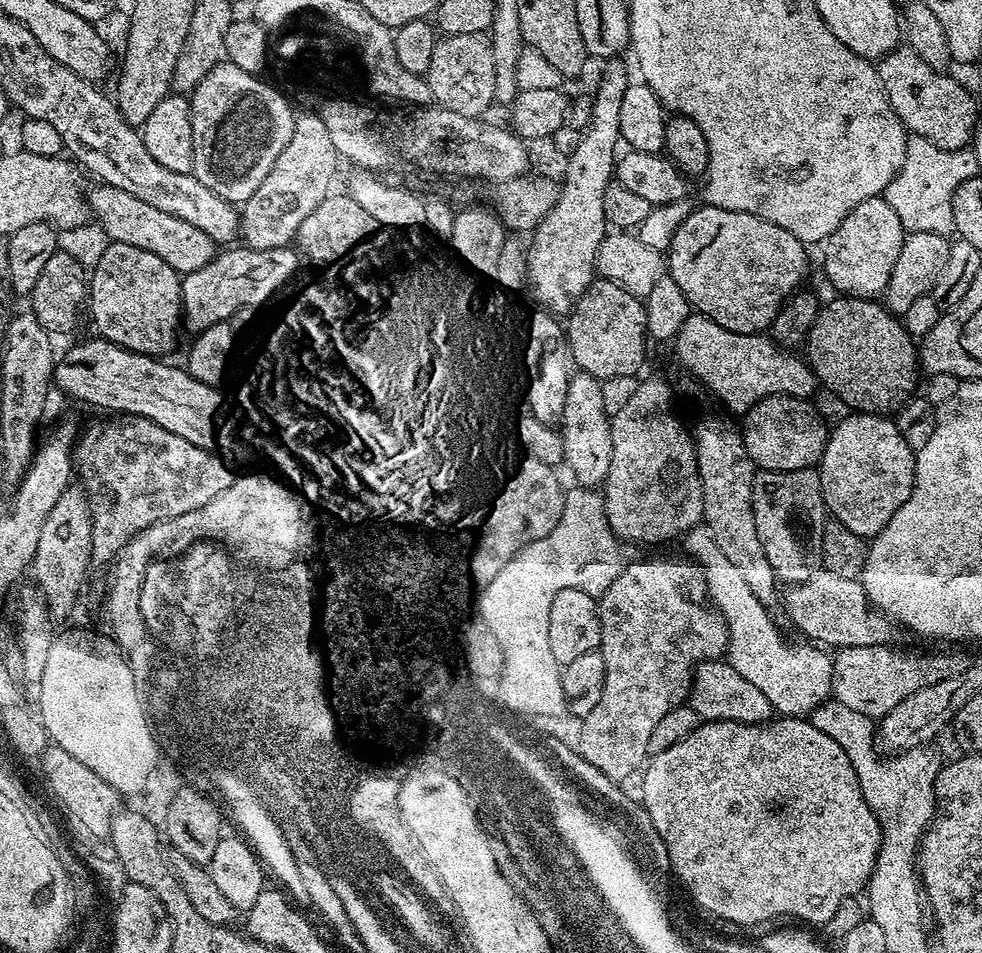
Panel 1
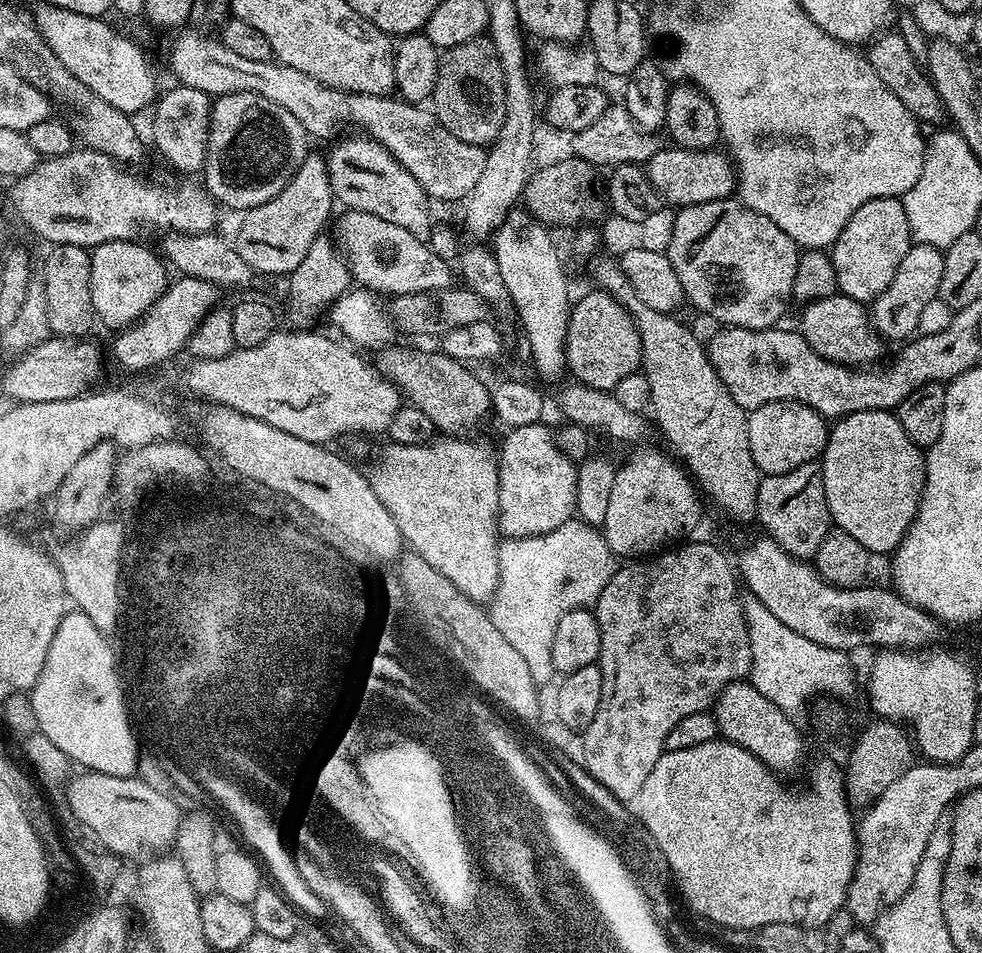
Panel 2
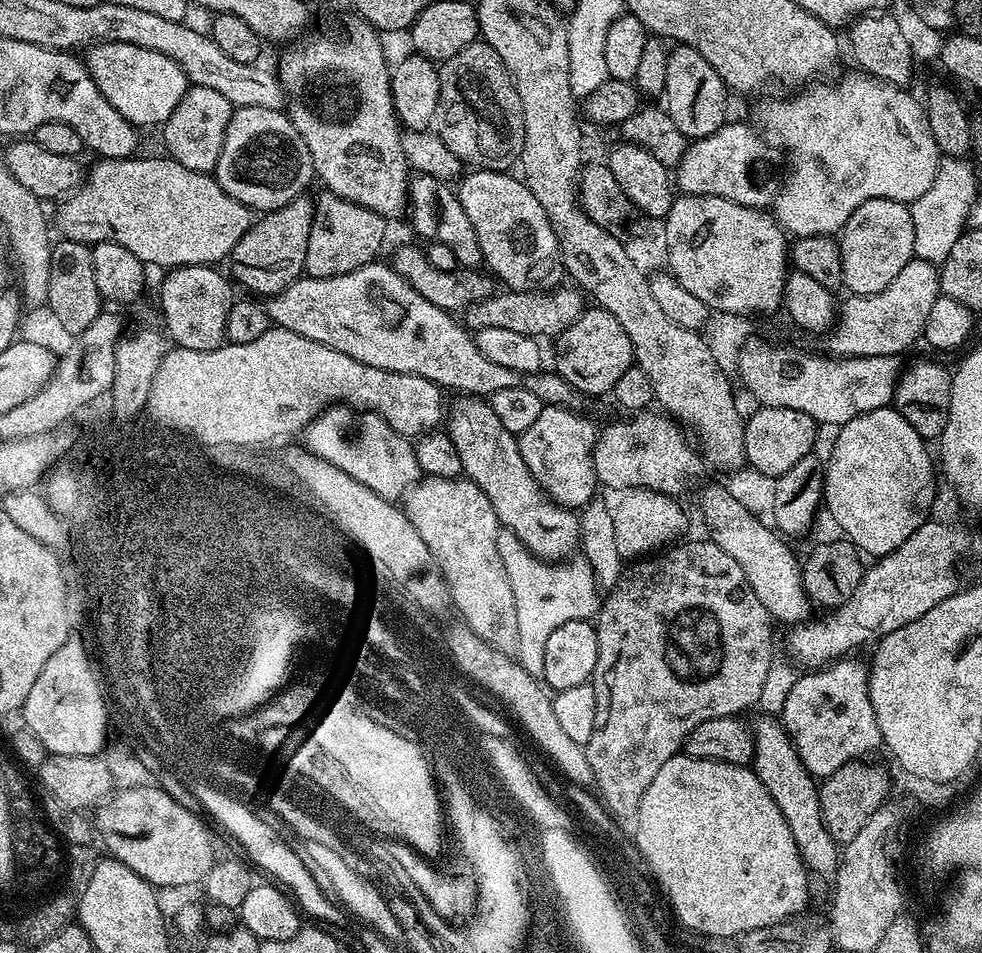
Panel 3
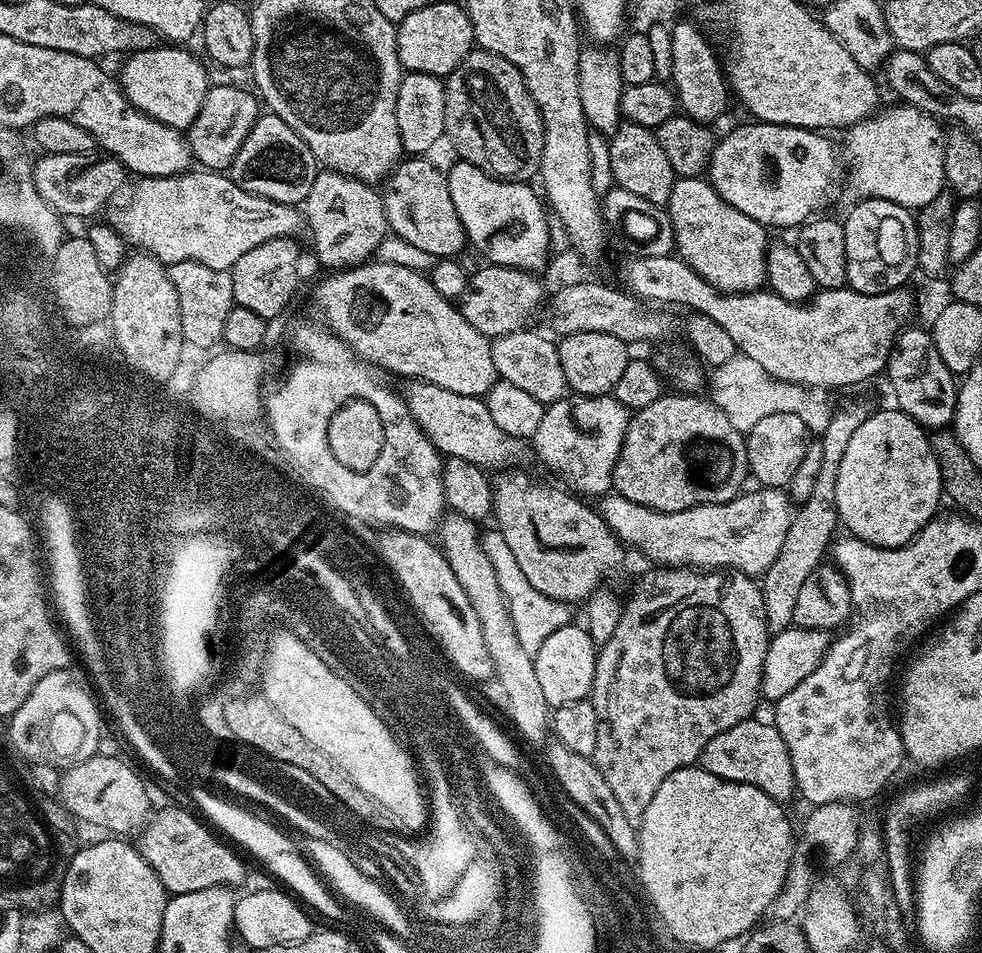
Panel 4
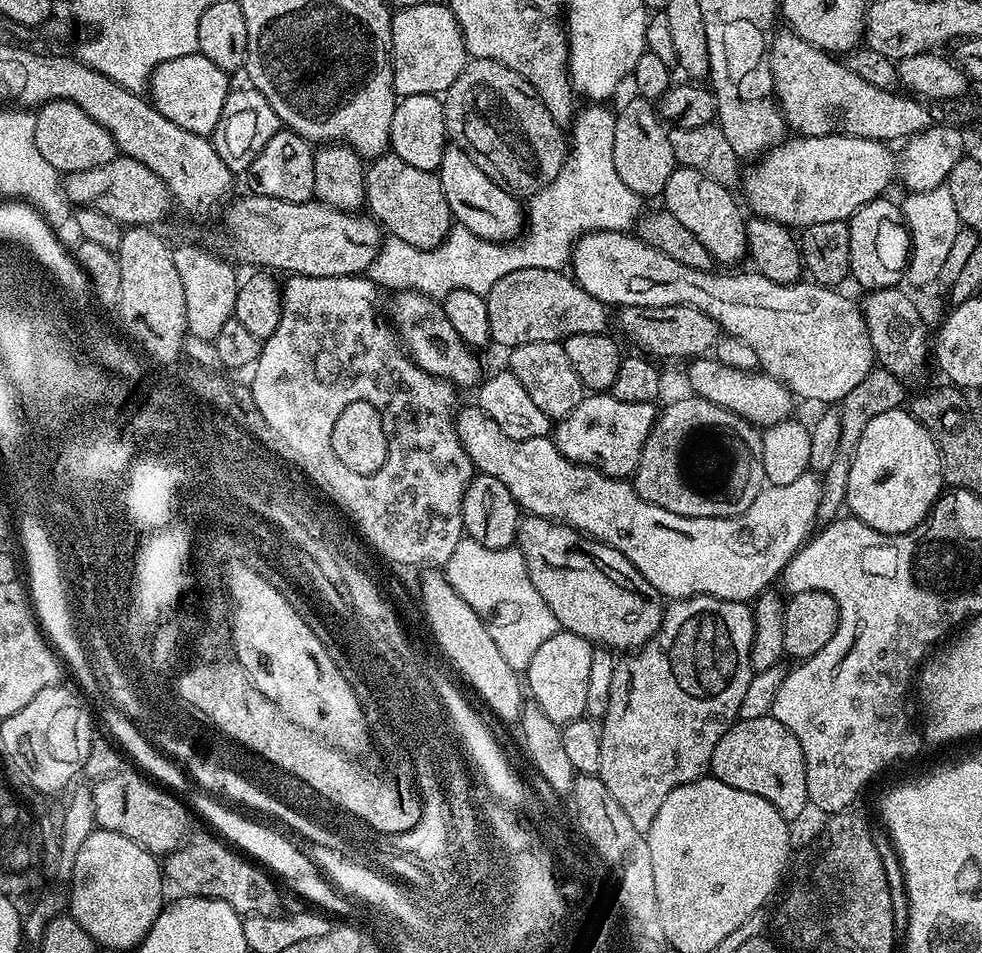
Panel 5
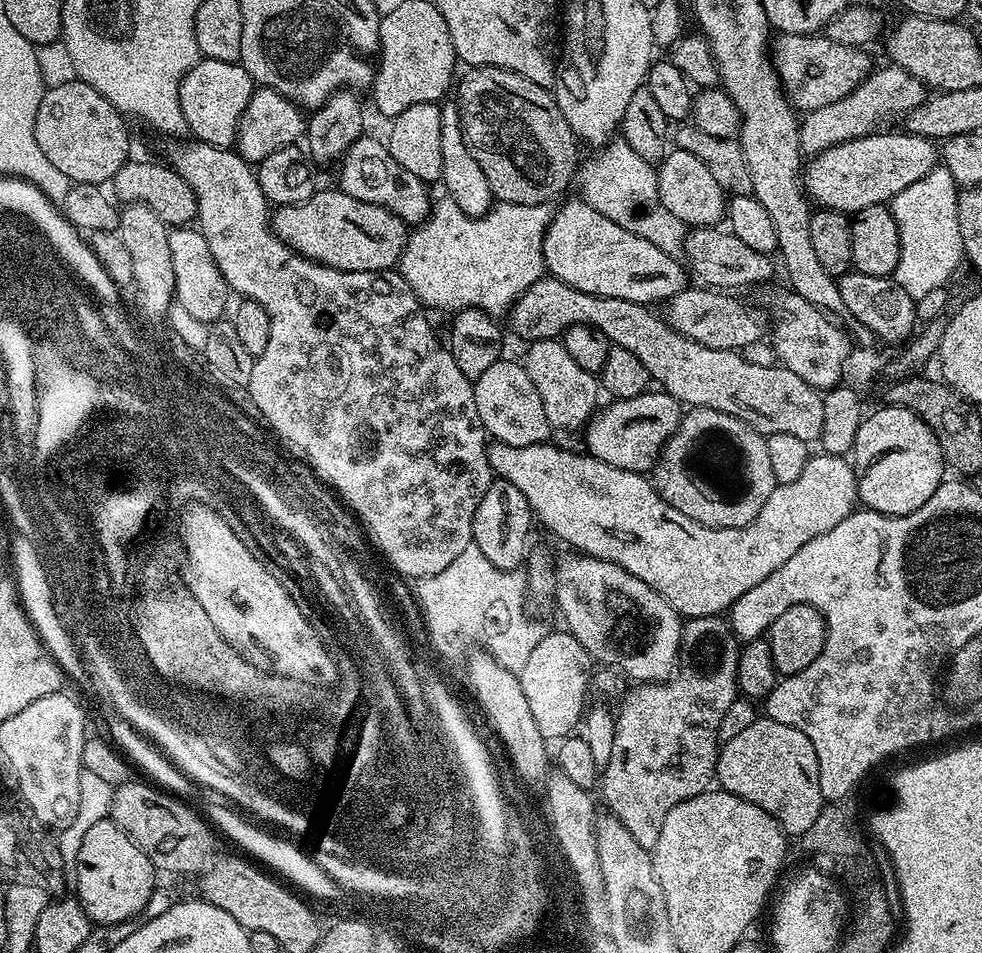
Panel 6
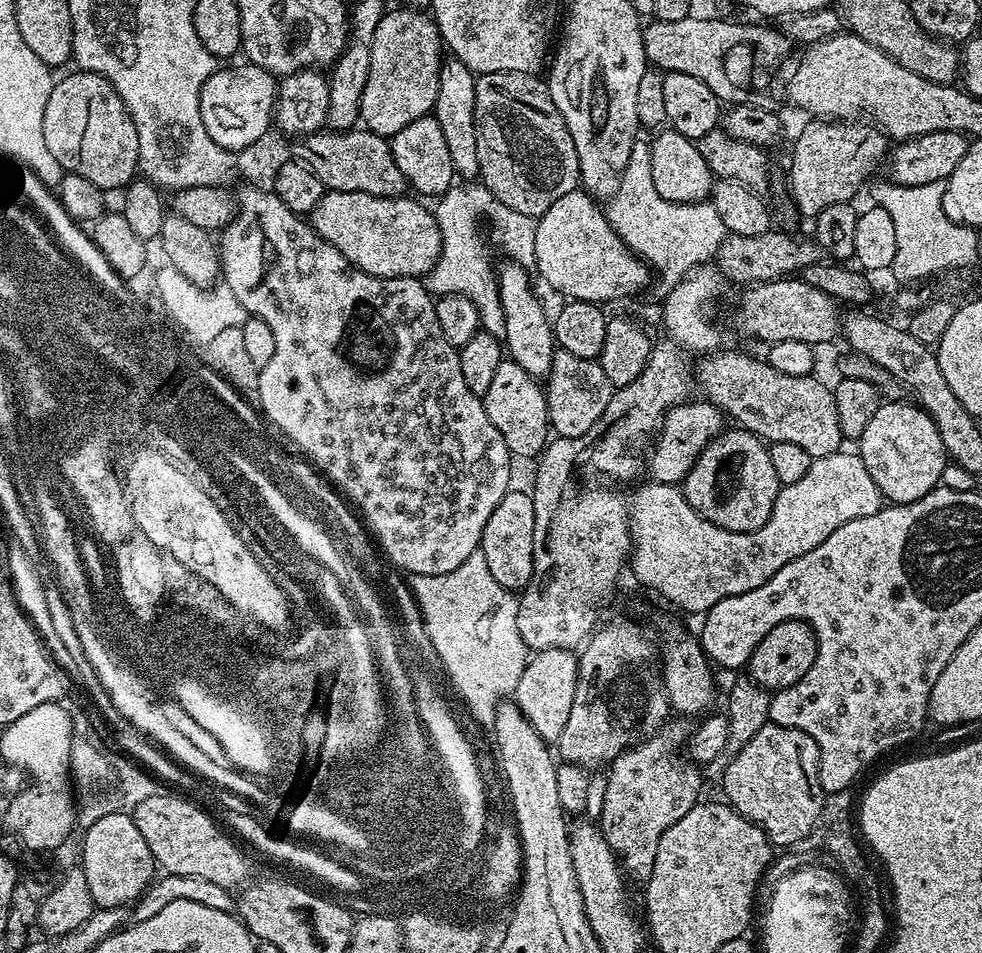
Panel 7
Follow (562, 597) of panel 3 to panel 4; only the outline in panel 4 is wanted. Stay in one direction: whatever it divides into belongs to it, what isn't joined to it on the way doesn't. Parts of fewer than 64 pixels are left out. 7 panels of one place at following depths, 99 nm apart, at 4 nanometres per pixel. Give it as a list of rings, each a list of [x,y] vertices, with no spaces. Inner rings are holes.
[[[499,530],[491,531],[485,531],[482,536],[484,553],[494,566],[494,574],[498,574],[498,586],[502,590],[504,601],[508,604],[510,618],[518,634],[518,642],[522,642],[522,650],[535,654],[542,646],[542,642],[546,642],[546,638],[554,634],[554,630],[570,623],[573,616],[568,608],[571,607],[567,603],[551,600],[546,594],[534,590],[534,586],[526,582],[522,570],[518,570],[518,562],[514,562],[514,554],[510,554],[510,546],[506,546],[506,538],[502,538]]]

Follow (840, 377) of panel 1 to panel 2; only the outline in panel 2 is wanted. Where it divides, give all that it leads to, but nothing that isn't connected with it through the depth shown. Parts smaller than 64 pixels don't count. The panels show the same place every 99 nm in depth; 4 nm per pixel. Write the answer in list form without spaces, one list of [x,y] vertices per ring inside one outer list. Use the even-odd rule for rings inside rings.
[[[824,296],[812,304],[803,305],[798,331],[822,358],[836,364],[872,366],[883,354],[885,345],[872,326],[870,312],[861,301],[849,296]],[[881,344],[881,345],[880,345]]]

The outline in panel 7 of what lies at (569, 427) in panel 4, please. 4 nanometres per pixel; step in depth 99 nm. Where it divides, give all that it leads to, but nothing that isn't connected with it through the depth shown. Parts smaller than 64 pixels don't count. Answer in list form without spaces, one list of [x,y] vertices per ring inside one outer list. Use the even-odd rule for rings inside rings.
[[[697,400],[697,404],[685,402],[674,406],[665,414],[662,431],[655,437],[656,445],[648,460],[646,456],[646,470],[652,474],[651,479],[655,483],[679,485],[694,466],[698,454],[702,454],[707,444],[725,427],[726,417],[719,408],[715,408],[709,400]]]

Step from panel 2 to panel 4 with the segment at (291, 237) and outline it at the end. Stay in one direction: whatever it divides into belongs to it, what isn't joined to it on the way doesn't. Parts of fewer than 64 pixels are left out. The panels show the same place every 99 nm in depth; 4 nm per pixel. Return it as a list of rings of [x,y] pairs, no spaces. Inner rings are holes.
[[[295,239],[271,240],[262,242],[262,246],[254,246],[254,250],[246,250],[238,262],[230,269],[232,273],[232,285],[234,286],[235,304],[246,306],[246,310],[254,310],[264,320],[275,321],[275,316],[280,316],[288,308],[292,295],[296,292],[296,283],[300,280],[300,248]]]

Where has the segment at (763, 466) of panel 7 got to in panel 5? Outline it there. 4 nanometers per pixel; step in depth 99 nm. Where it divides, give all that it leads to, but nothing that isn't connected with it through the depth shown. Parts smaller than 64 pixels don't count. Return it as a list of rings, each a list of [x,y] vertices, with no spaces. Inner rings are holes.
[[[687,395],[659,409],[656,425],[646,438],[646,446],[642,446],[642,458],[630,483],[646,502],[662,506],[662,510],[670,510],[670,514],[690,518],[726,518],[742,514],[766,487],[761,433],[738,414],[701,396]]]

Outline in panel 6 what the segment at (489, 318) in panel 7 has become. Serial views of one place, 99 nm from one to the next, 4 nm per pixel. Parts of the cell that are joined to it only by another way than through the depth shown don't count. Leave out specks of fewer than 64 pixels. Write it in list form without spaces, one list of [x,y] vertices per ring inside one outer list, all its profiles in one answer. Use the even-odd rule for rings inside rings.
[[[437,199],[424,224],[409,235],[400,256],[399,274],[425,309],[437,308],[440,312],[455,314],[462,308],[481,308],[487,316],[500,318],[519,301],[526,289],[544,279],[544,239],[553,215],[548,204],[533,206],[496,202],[485,216],[467,216],[452,200]]]

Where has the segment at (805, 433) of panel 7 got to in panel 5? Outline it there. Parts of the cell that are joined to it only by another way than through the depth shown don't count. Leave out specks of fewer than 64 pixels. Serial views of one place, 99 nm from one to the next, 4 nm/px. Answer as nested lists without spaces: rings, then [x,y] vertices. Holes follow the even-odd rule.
[[[531,268],[498,278],[486,294],[491,343],[511,350],[530,342],[563,342],[574,334],[607,333],[609,305],[586,294],[571,275],[564,274],[560,270]],[[696,358],[689,364],[692,365],[688,368],[688,384],[695,395],[738,414],[753,426],[777,424],[793,415],[792,391],[782,381],[767,376],[762,370],[735,369],[734,366],[723,365],[715,358]]]

